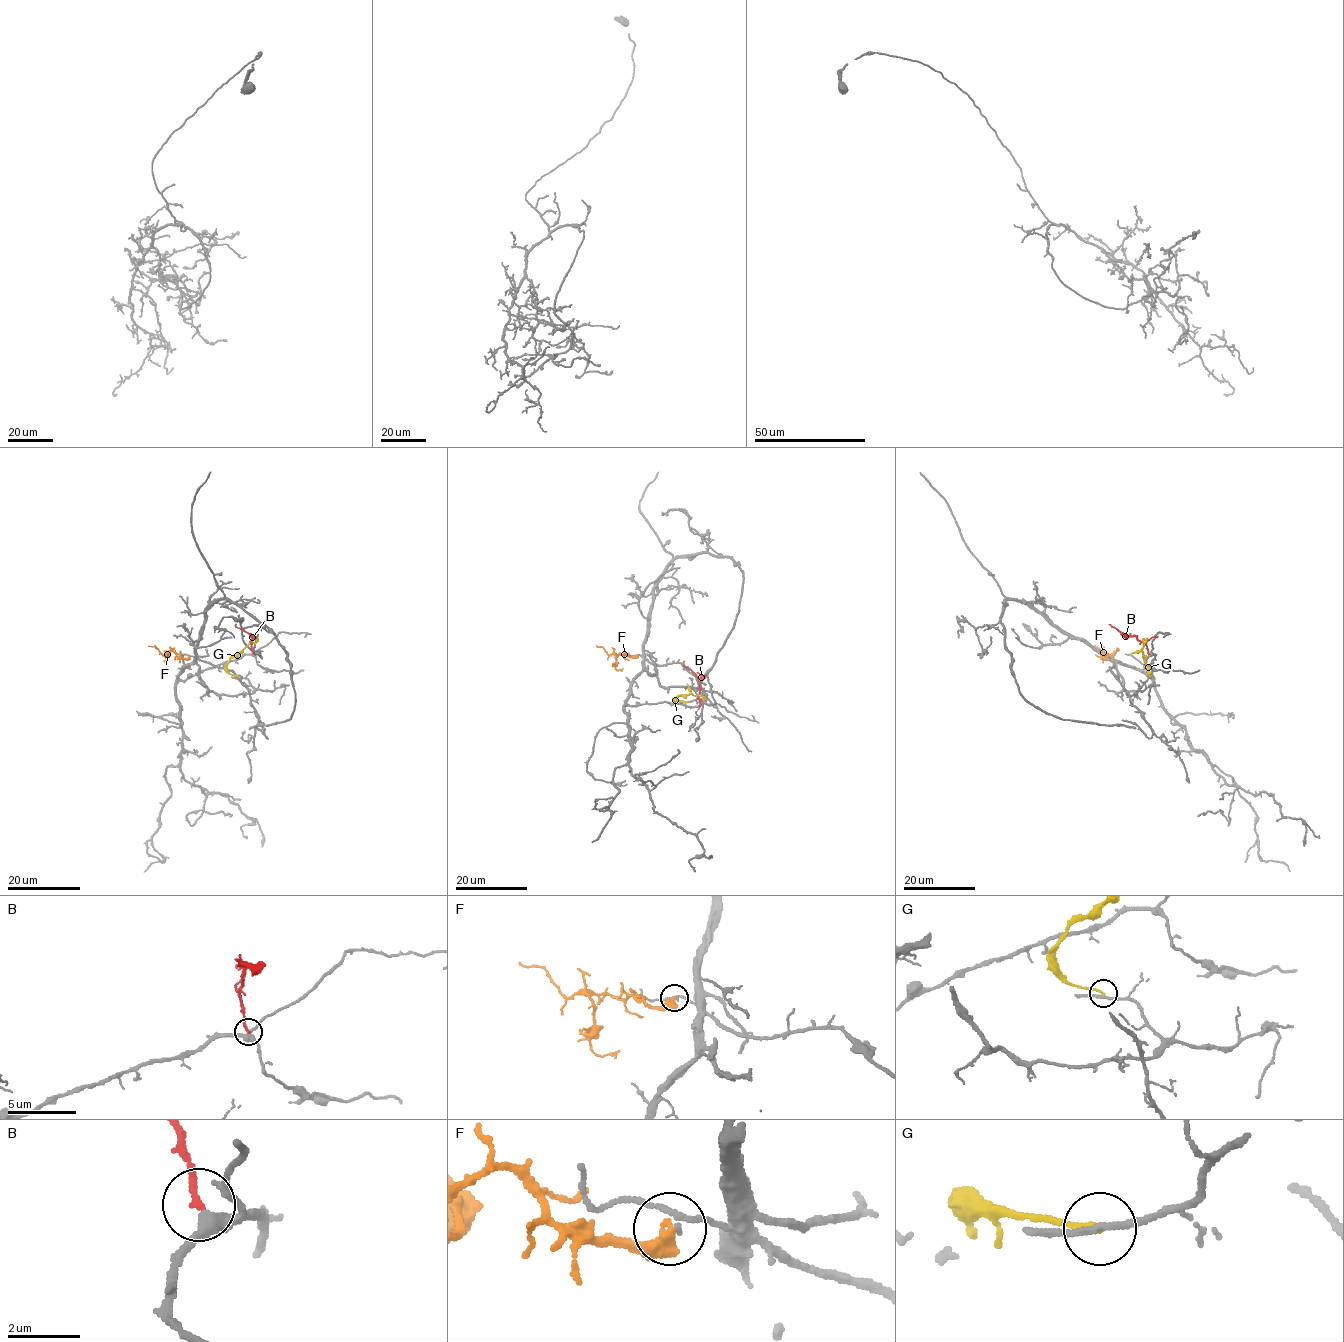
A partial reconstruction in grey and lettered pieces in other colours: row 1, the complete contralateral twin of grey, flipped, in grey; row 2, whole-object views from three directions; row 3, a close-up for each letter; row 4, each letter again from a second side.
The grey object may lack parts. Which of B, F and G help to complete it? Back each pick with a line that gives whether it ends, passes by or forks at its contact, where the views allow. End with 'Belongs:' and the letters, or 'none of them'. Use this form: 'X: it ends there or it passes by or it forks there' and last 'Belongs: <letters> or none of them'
B: it ends there
Belongs: B

